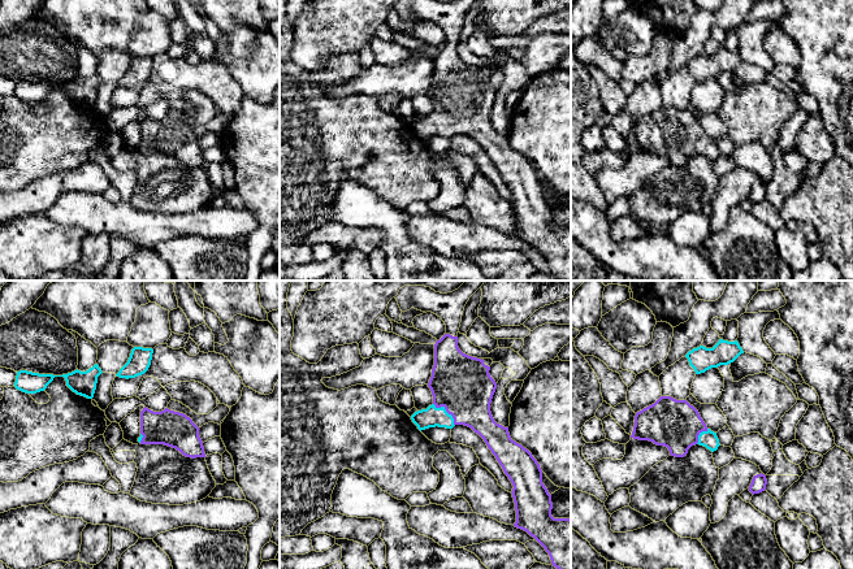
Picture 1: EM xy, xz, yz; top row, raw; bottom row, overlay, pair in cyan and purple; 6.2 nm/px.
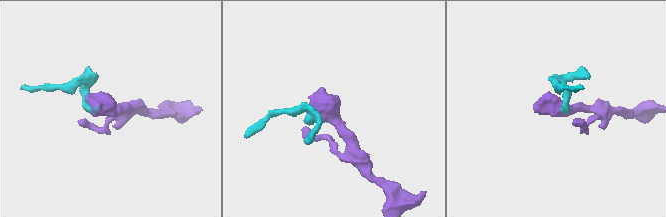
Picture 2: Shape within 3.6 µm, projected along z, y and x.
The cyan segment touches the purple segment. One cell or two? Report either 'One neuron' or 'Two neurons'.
One neuron

